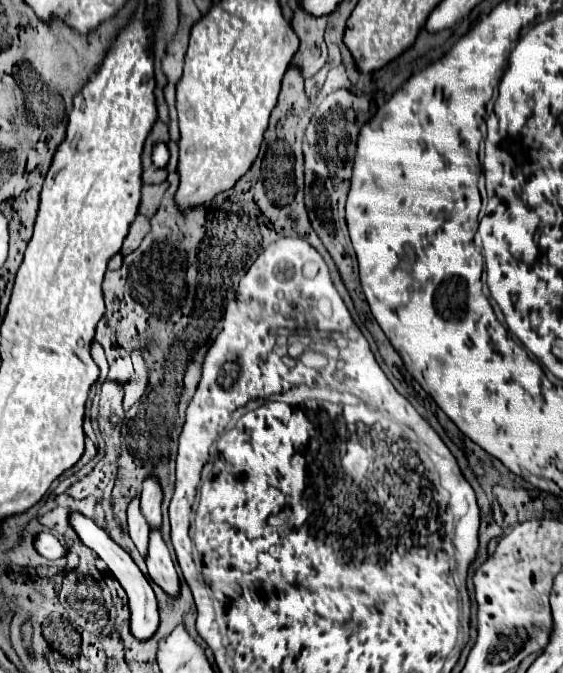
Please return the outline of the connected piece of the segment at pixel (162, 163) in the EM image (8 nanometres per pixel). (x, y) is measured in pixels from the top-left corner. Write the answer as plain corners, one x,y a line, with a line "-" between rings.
158,143
154,147
154,153
152,153
152,163
158,167
158,169
164,169
168,165
168,159
170,159
170,153
168,153
168,147
164,143

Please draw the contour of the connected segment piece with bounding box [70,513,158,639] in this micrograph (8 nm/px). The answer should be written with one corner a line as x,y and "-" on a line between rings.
74,513
72,519
70,519
70,523
76,529
76,533
82,539
82,543
88,545
90,549
94,549
100,555
100,559
110,567
112,575
124,587
124,591
128,595
128,605
130,605
130,627
132,627
132,635
136,635
136,639
148,639
148,637
152,637
154,631
158,629
158,607
156,607
154,591
152,591
148,579
144,577
144,573
138,569
138,565
132,561
132,557
120,545
116,545
110,539
110,535
104,529
100,529
96,523
92,523
90,519
86,519
80,513

